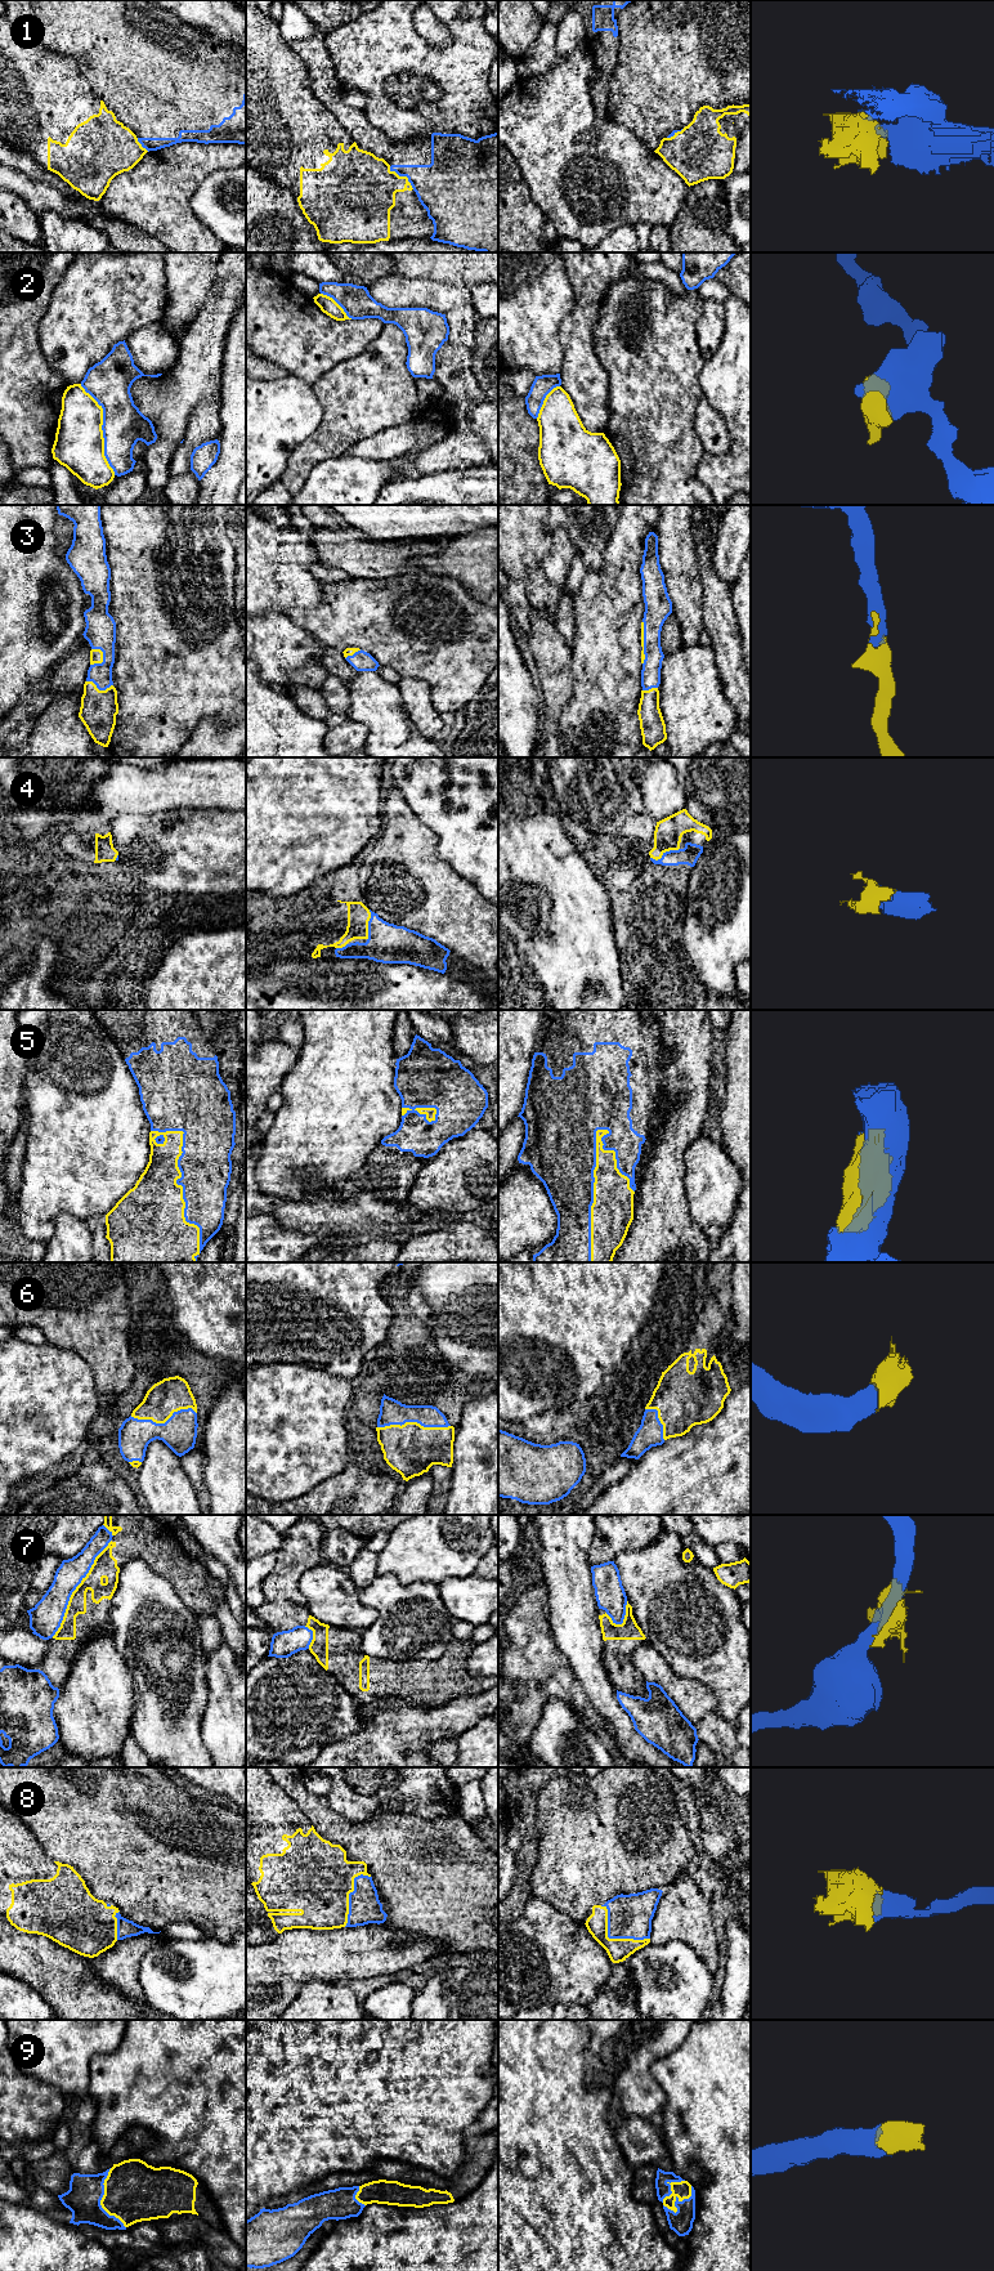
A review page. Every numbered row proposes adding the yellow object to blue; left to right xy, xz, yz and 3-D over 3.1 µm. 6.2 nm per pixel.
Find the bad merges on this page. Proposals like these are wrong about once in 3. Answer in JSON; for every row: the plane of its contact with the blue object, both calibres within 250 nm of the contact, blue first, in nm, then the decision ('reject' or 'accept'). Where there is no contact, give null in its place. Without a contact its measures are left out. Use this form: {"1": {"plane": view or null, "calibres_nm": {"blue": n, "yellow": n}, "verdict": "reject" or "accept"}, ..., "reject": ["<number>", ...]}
{"1": {"plane": "xz", "calibres_nm": {"blue": 320, "yellow": 380}, "verdict": "reject"}, "2": {"plane": "xy", "calibres_nm": {"blue": 260, "yellow": 320}, "verdict": "reject"}, "3": {"plane": "yz", "calibres_nm": {"blue": 170, "yellow": 30}, "verdict": "accept"}, "4": {"plane": "yz", "calibres_nm": {"blue": 120, "yellow": 180}, "verdict": "accept"}, "5": {"plane": "yz", "calibres_nm": {"blue": 360, "yellow": 280}, "verdict": "accept"}, "6": {"plane": "xz", "calibres_nm": {"blue": 160, "yellow": 320}, "verdict": "accept"}, "7": {"plane": "xy", "calibres_nm": {"blue": 200, "yellow": 150}, "verdict": "reject"}, "8": {"plane": "yz", "calibres_nm": {"blue": 280, "yellow": 140}, "verdict": "accept"}, "9": {"plane": "xy", "calibres_nm": {"blue": 220, "yellow": 380}, "verdict": "accept"}, "reject": ["1", "2", "7"]}

